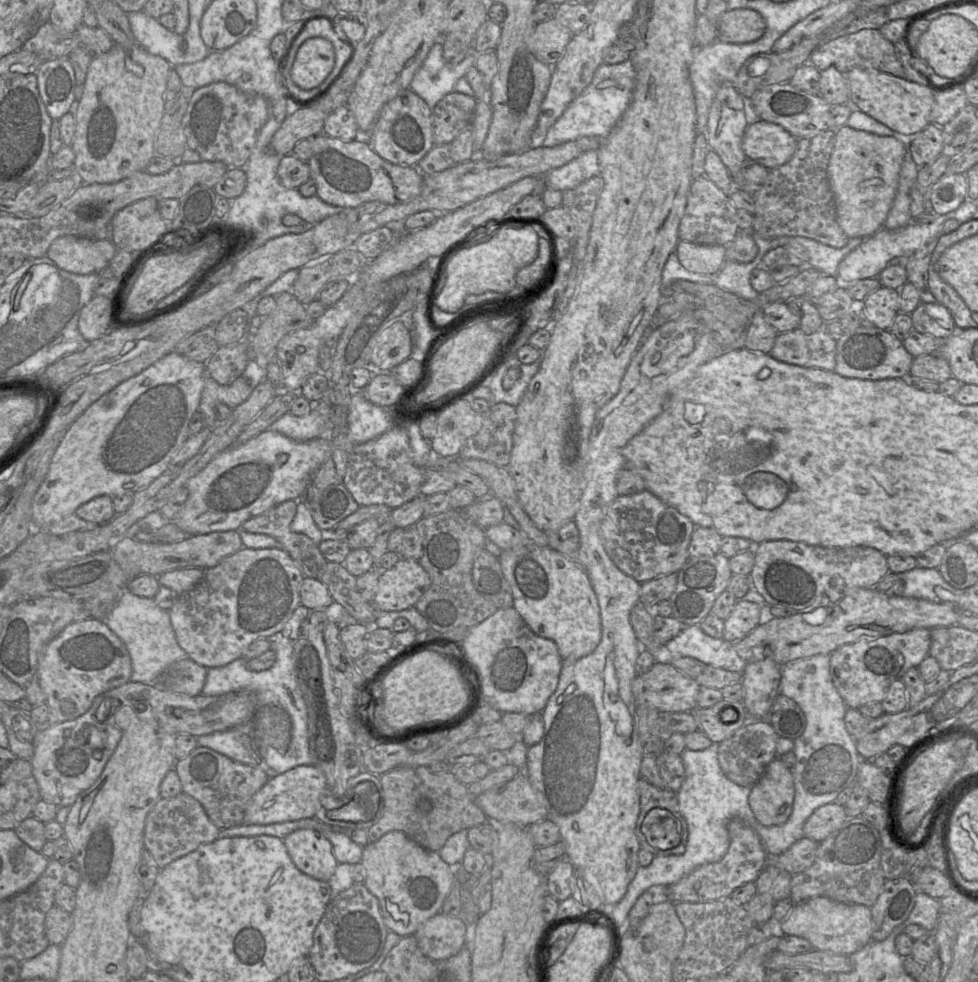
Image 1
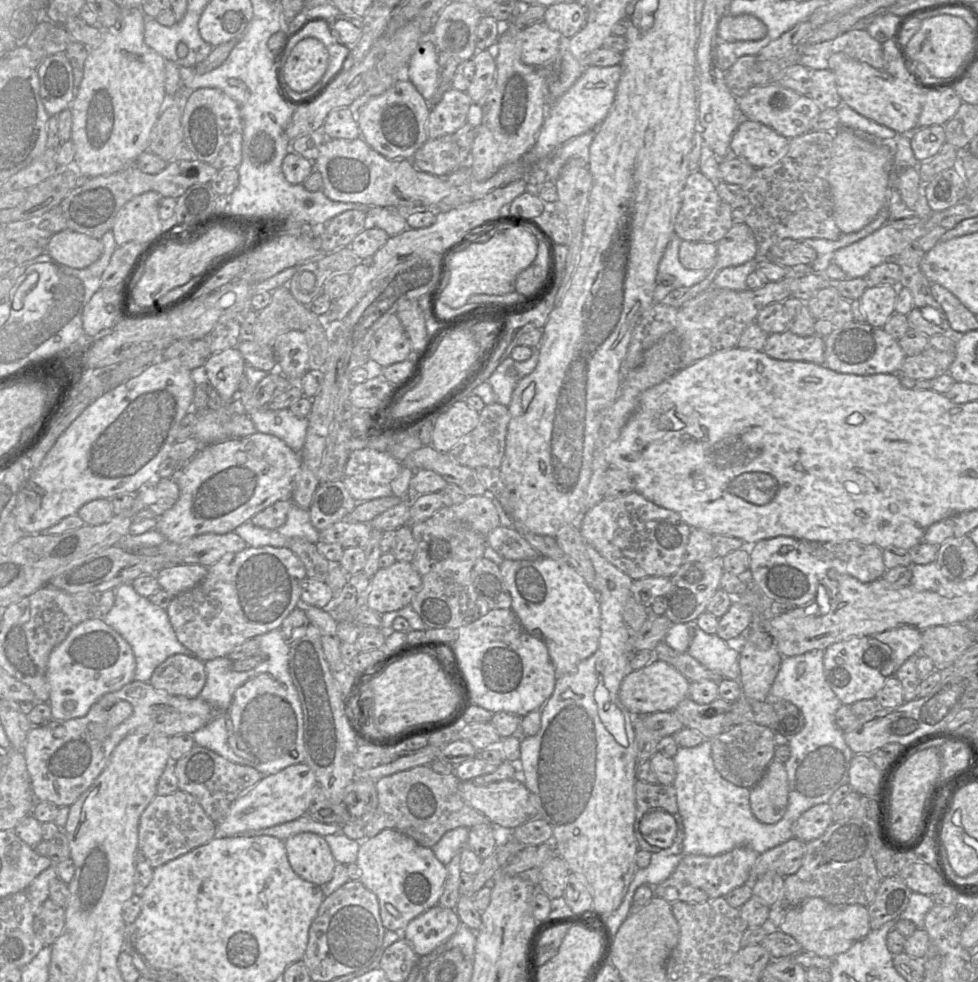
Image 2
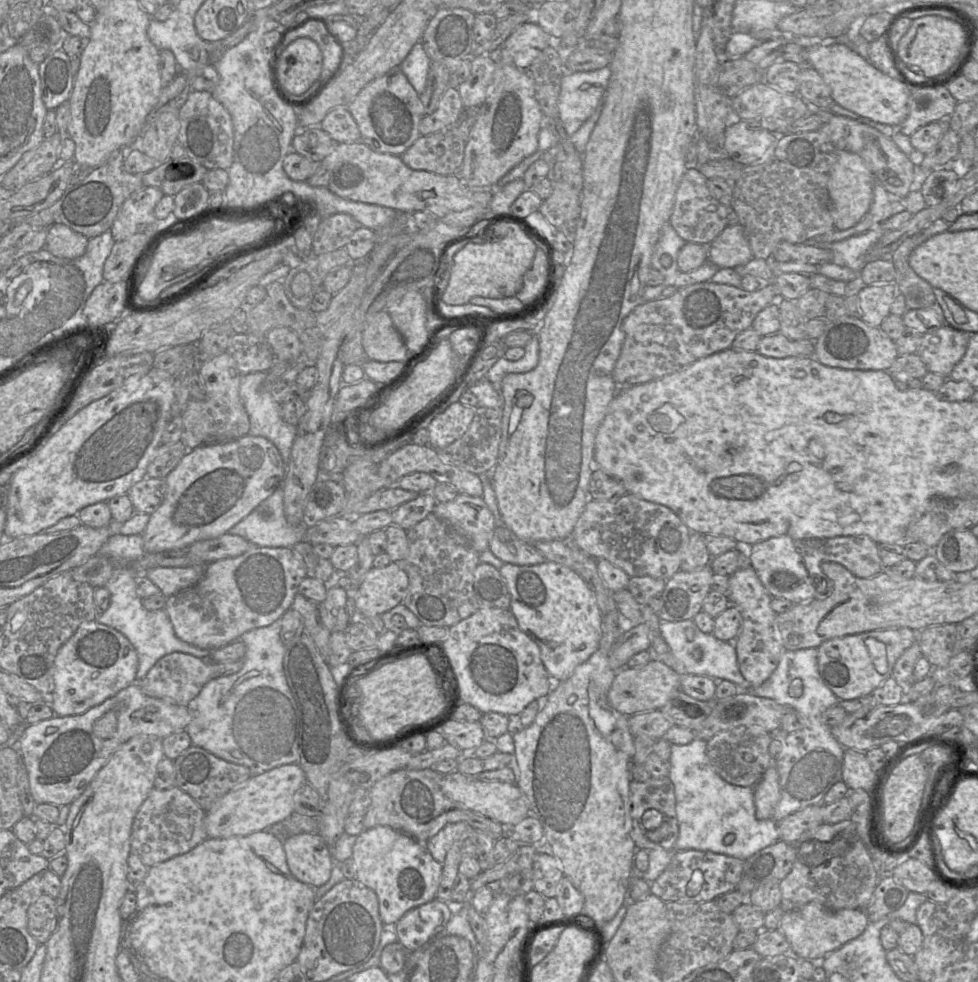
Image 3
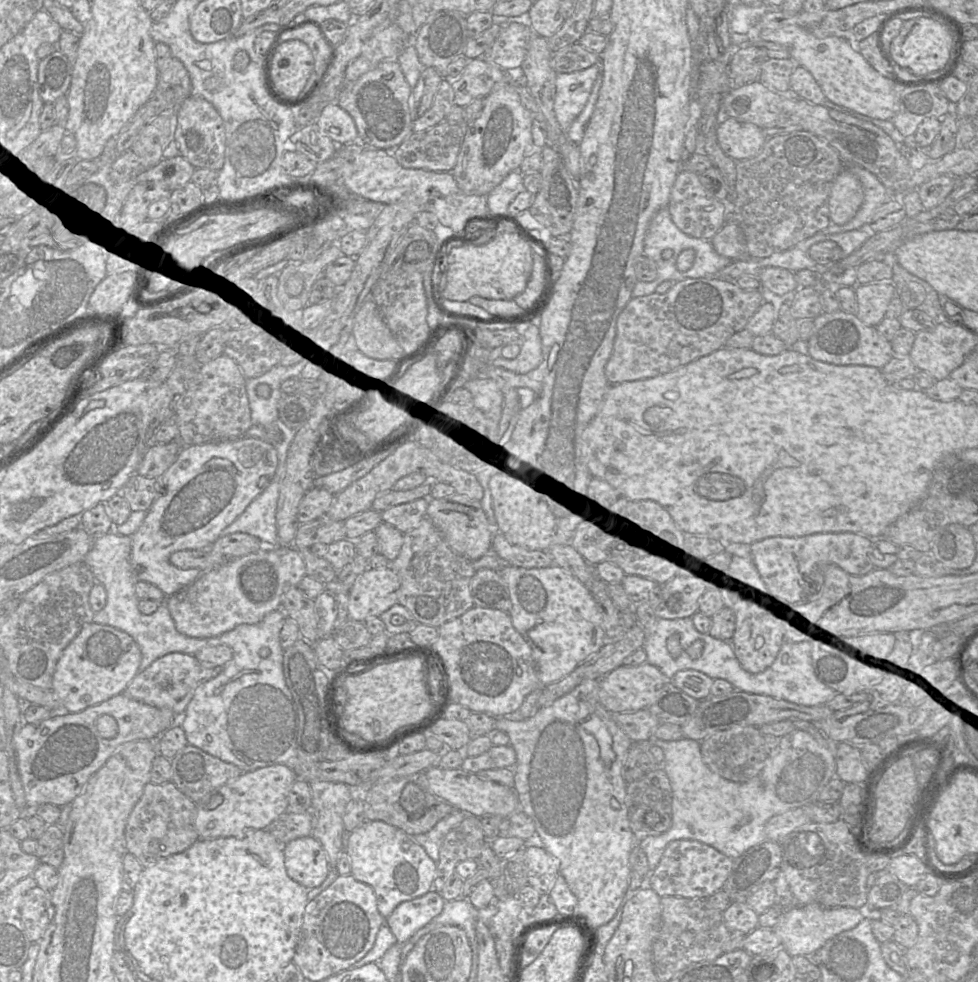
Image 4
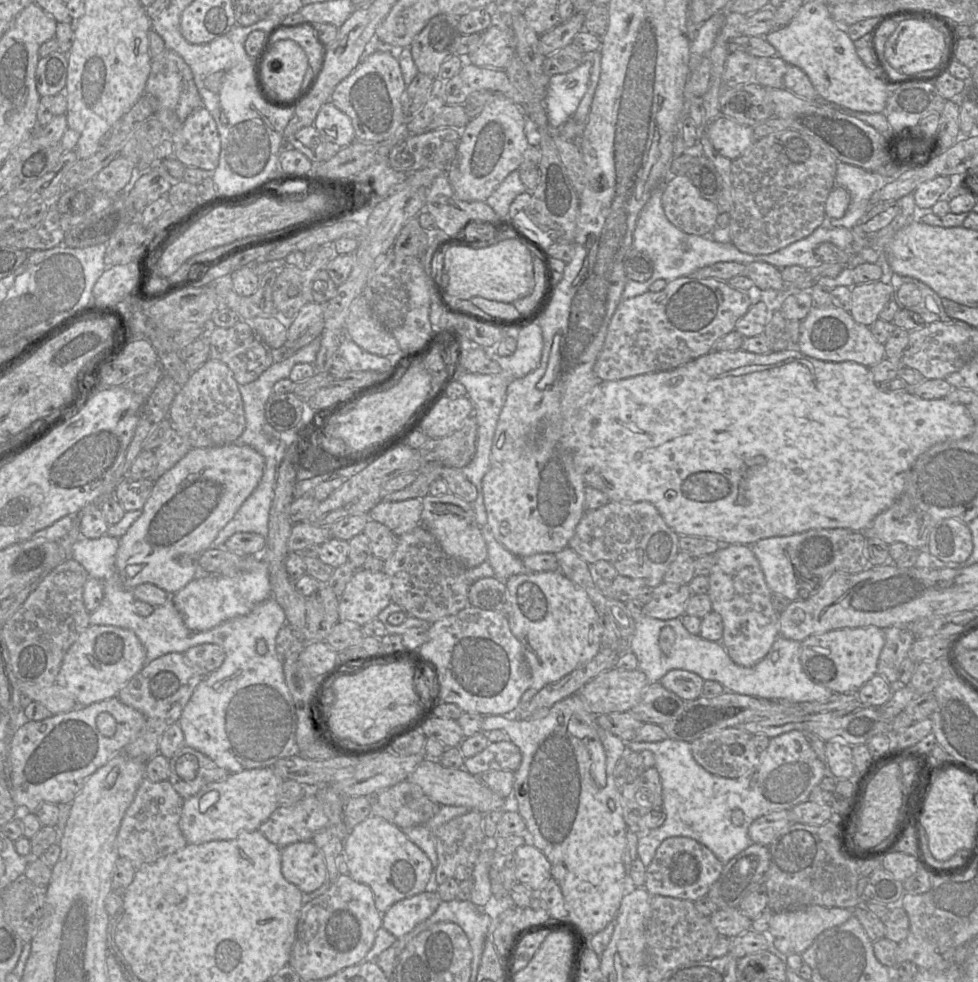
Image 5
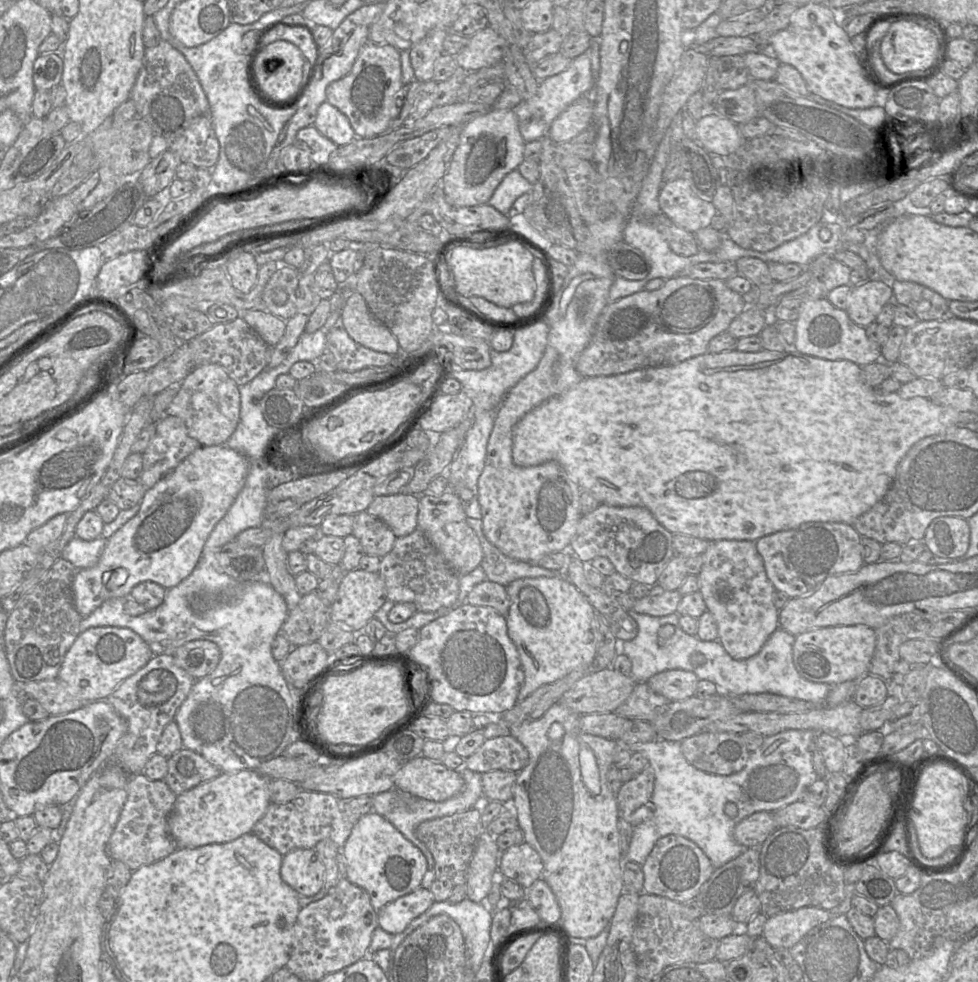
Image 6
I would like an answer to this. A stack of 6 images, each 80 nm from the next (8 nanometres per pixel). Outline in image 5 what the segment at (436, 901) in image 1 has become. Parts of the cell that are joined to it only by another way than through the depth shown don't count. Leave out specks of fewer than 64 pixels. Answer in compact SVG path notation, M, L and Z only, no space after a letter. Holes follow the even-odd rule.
M369 815L348 831L343 844L348 875L356 882L367 885L374 897L376 909L384 914L396 902L419 894L435 891L434 869L430 859L396 825Z

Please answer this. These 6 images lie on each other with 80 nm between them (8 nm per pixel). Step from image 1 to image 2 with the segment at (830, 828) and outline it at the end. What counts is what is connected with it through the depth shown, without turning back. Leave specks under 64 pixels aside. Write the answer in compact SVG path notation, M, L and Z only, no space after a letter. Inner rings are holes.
M829 803L815 805L805 811L793 824L794 838L805 843L818 839L833 822L832 805Z

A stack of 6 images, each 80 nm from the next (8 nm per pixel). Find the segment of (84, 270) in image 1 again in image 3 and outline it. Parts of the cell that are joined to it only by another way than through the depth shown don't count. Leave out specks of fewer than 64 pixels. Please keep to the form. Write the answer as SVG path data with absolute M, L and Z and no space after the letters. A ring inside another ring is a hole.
M54 224L48 228L45 248L56 257L74 260L85 253L88 241L88 238L68 226Z

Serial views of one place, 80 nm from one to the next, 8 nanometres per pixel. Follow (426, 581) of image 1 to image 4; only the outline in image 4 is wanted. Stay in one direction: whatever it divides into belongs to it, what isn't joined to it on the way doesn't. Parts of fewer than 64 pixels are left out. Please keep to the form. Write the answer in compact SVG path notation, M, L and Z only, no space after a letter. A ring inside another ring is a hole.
M391 567L366 569L360 574L349 589L348 619L364 622L369 617L380 617L398 603L400 581Z

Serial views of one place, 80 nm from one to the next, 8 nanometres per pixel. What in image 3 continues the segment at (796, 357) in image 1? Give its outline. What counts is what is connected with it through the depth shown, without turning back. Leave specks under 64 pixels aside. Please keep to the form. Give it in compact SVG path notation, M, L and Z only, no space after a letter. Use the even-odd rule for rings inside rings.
M777 332L762 336L758 344L757 352L761 355L774 358L813 356L814 341L808 338L790 340L780 332Z

